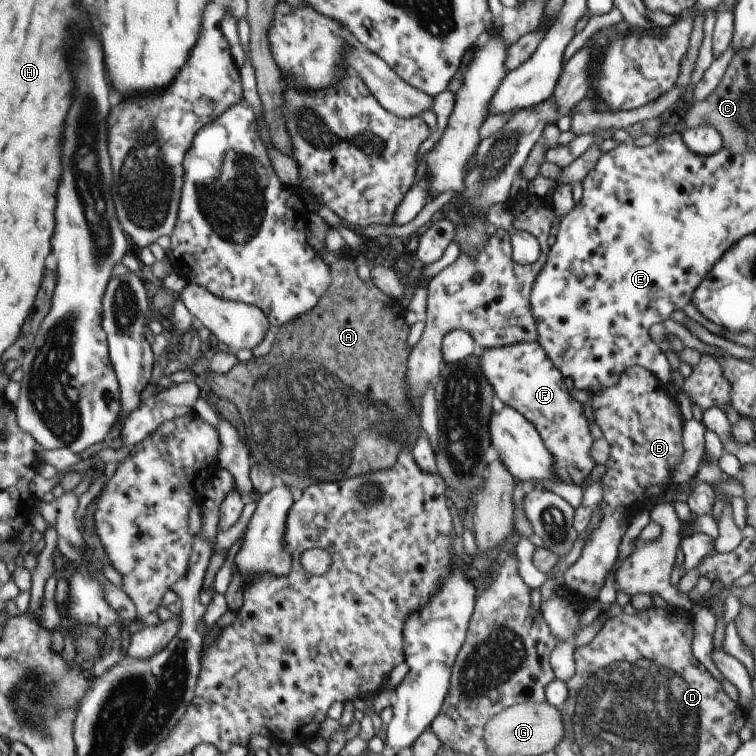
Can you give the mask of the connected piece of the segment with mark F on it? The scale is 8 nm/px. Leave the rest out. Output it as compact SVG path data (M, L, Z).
M535 340L482 349L478 361L497 398L534 424L555 460L554 480L586 488L587 476L596 465L590 455L594 440L587 429L582 404L565 387L561 373L552 366L539 343Z

